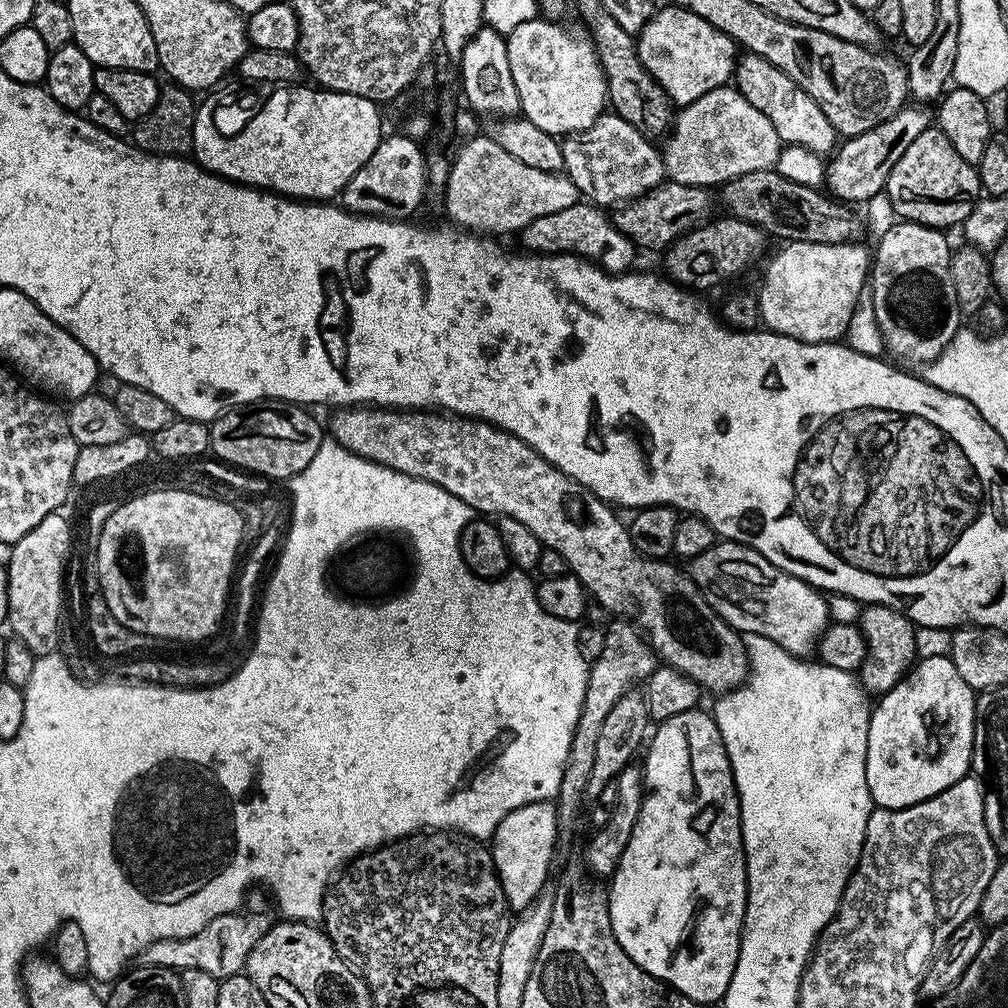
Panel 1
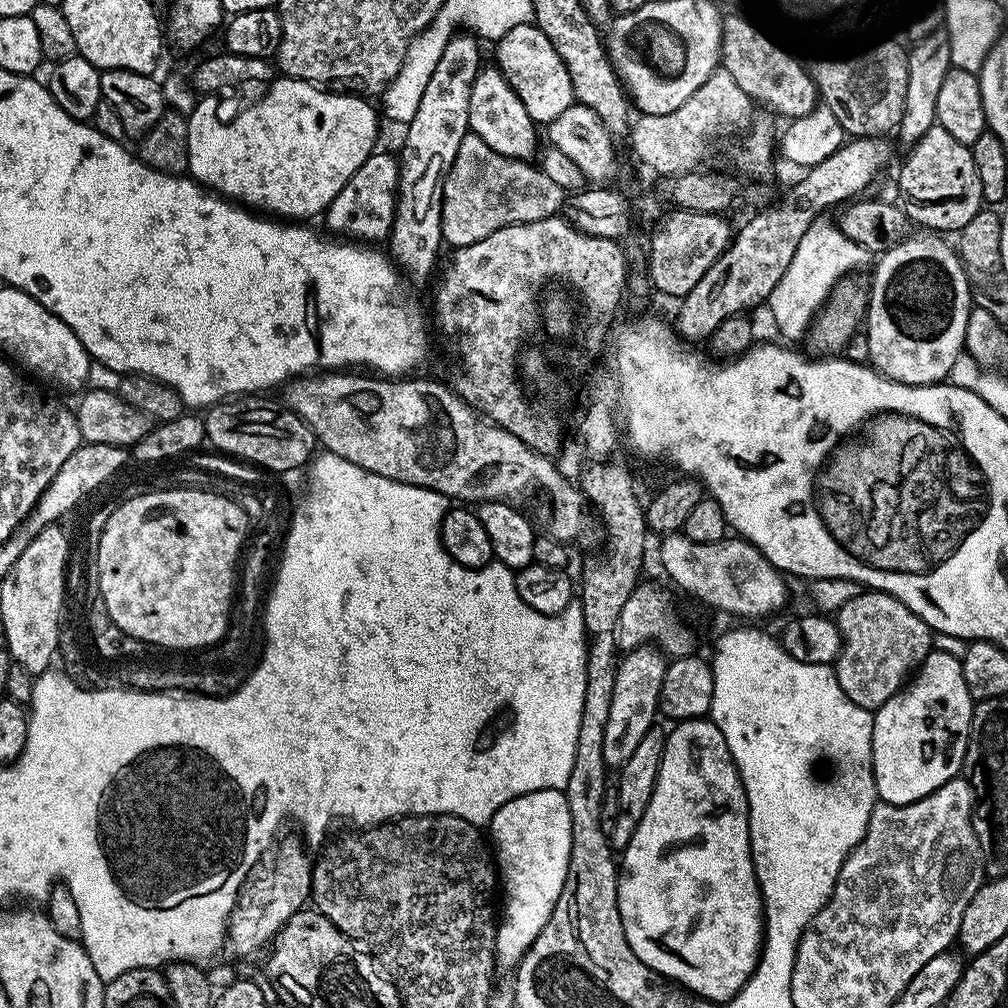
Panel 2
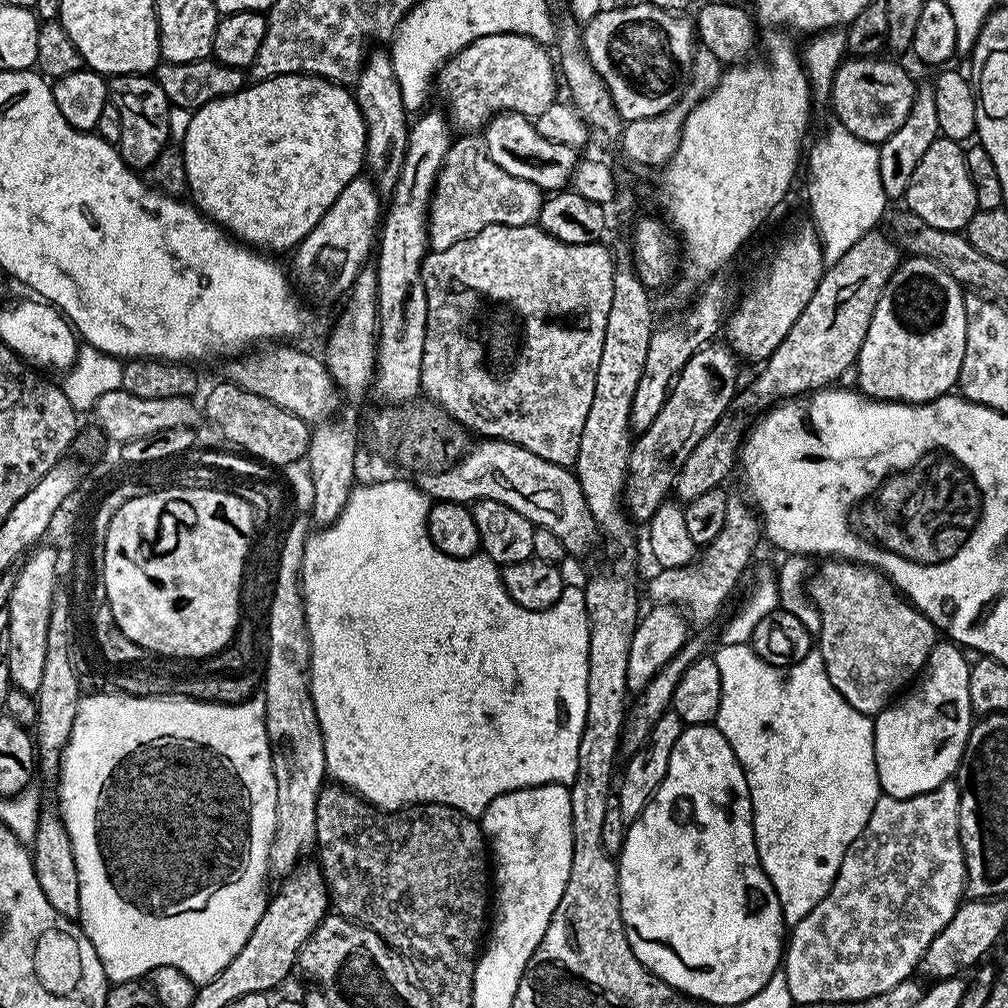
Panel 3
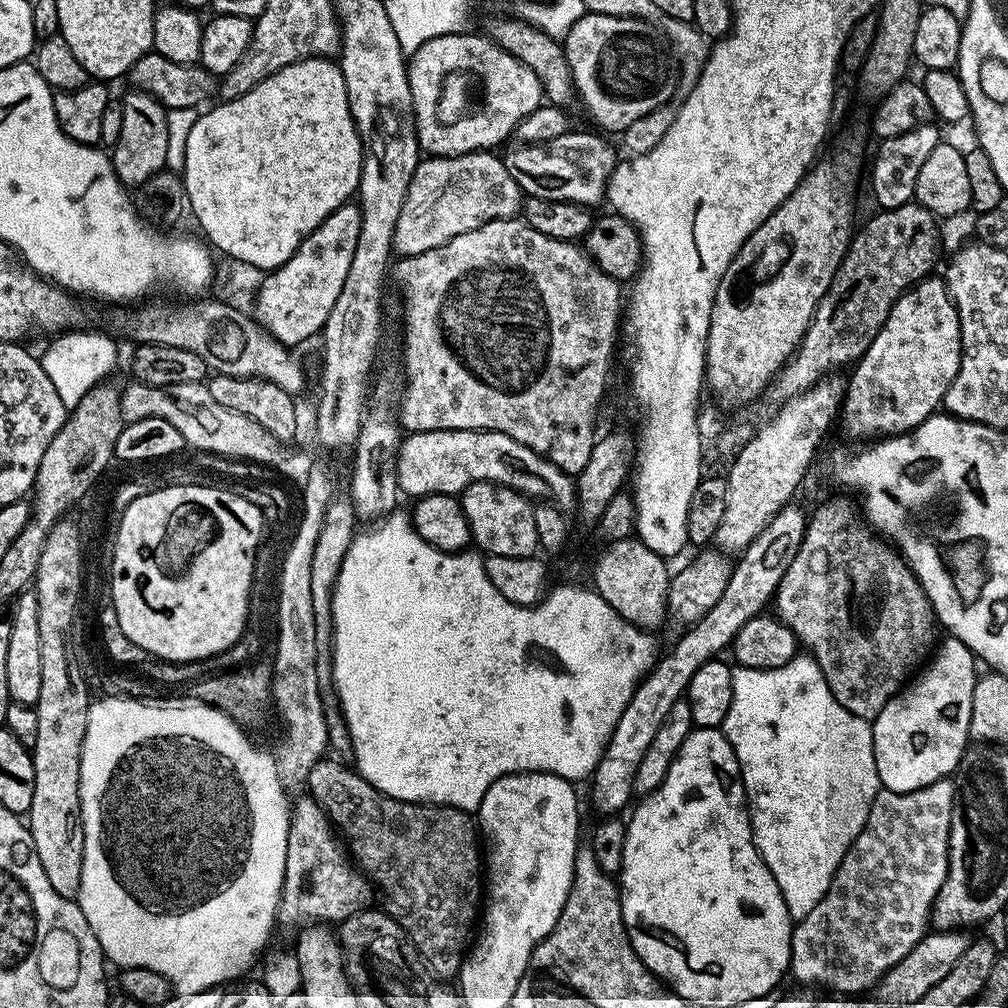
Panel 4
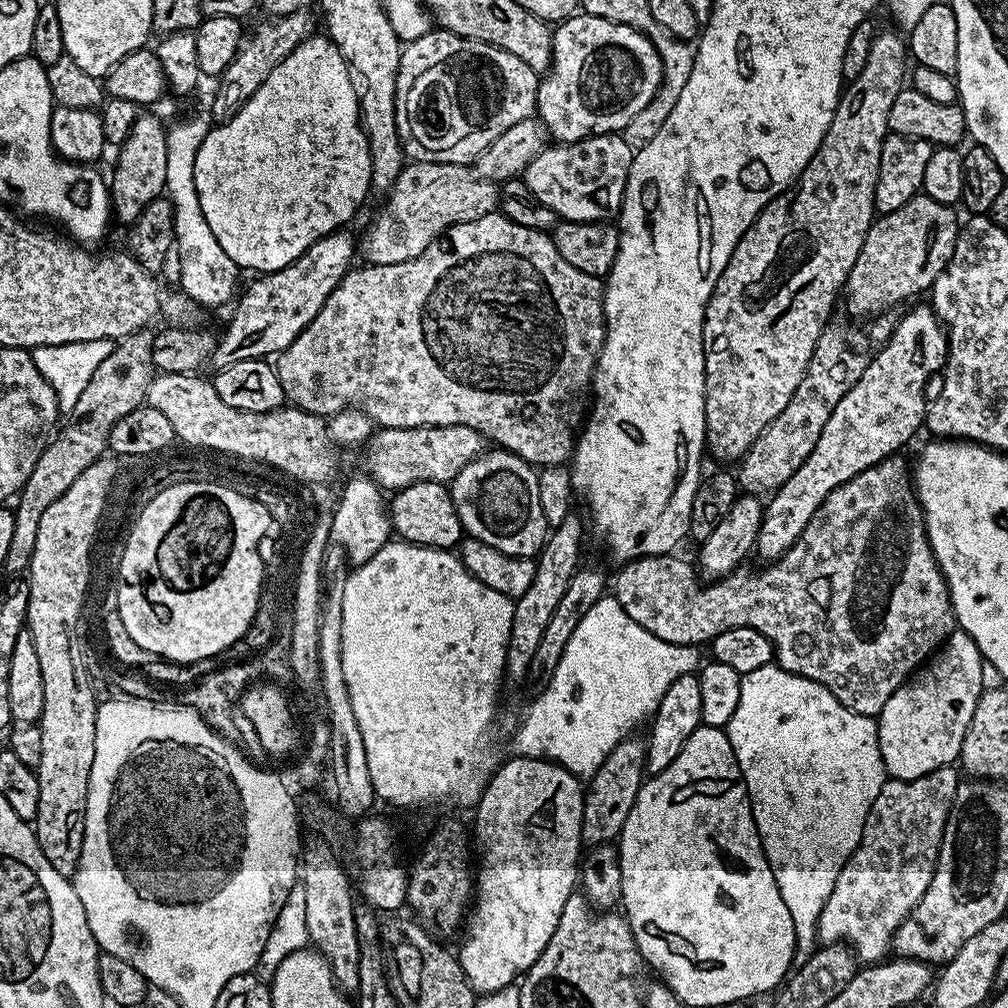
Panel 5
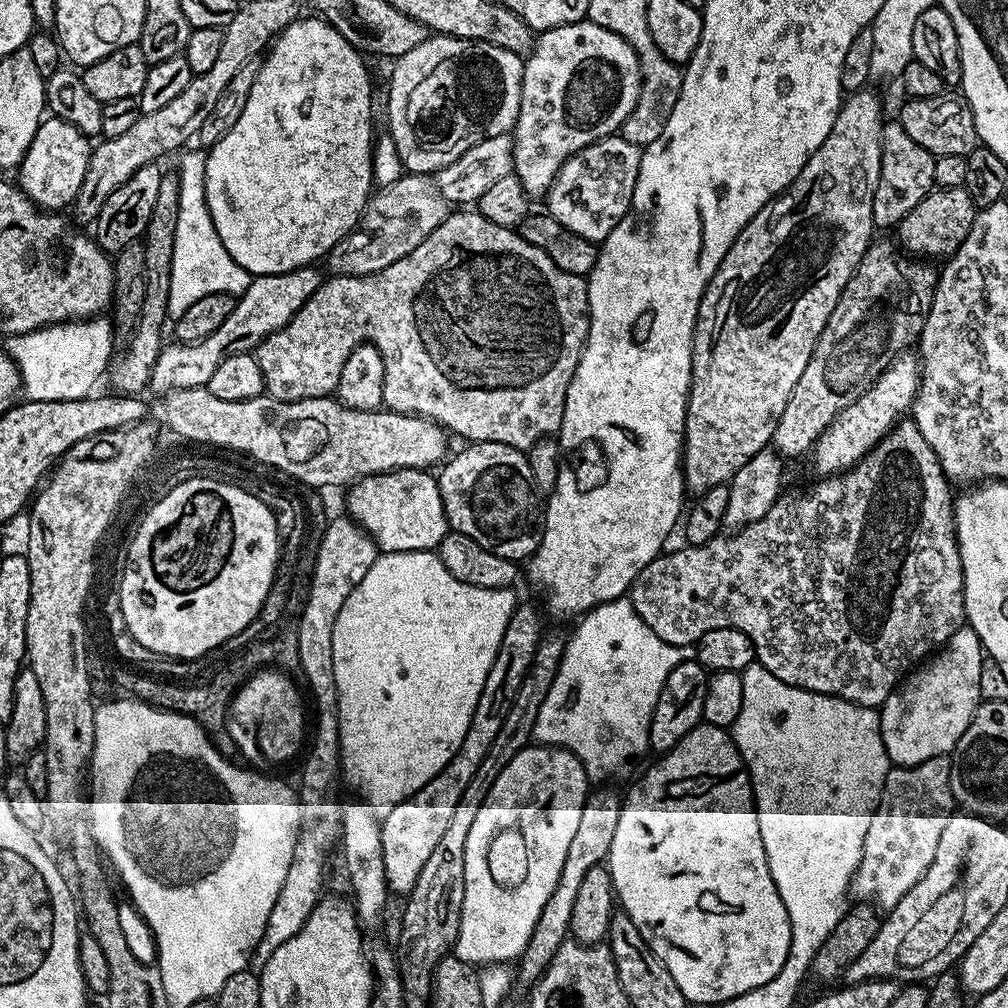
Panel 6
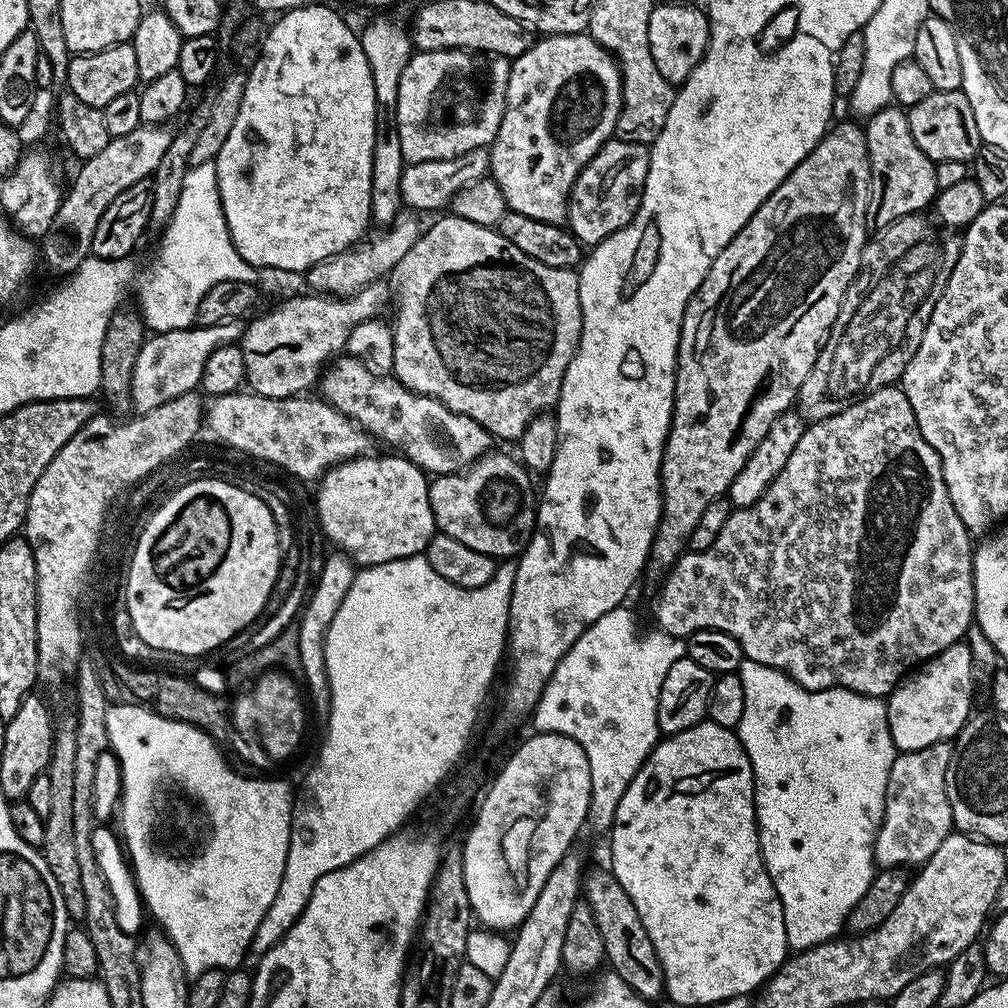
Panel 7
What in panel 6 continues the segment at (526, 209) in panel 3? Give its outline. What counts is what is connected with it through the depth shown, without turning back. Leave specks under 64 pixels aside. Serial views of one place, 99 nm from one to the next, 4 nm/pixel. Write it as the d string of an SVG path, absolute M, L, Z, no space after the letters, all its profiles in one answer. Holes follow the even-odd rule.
M424 174L401 175L399 180L383 185L369 199L364 213L360 215L358 227L346 238L342 238L342 242L338 242L338 246L334 246L328 251L326 265L328 264L329 269L327 271L334 276L369 276L375 272L386 270L386 266L398 262L398 258L406 258L406 254L410 254L410 250L422 246L422 242L449 214L450 205L447 200L440 197L435 179Z

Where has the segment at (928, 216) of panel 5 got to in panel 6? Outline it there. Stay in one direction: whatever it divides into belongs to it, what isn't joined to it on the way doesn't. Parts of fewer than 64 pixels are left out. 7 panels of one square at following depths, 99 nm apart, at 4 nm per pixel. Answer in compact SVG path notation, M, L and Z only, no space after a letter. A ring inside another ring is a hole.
M936 188L929 192L910 214L900 219L899 243L916 258L932 258L928 256L944 256L951 258L966 242L966 234L970 234L970 226L974 226L974 218L978 209L974 198L970 198L968 191L962 188Z

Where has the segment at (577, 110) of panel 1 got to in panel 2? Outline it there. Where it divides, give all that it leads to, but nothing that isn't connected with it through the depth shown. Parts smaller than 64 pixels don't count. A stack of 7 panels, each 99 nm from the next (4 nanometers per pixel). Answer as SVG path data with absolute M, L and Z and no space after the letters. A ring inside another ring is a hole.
M535 23L514 26L502 39L495 41L495 67L508 79L508 85L522 98L522 106L526 106L526 114L537 125L546 126L562 110L574 103L570 74L566 74L566 66L562 58L558 58L558 50L550 46L550 38L542 34L542 30Z

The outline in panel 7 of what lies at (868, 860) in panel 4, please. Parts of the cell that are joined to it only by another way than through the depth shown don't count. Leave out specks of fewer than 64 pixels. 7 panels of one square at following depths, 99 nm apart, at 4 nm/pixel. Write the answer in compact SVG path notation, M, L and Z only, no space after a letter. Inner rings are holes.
M949 741L934 742L922 750L900 752L894 766L890 766L890 778L886 782L886 806L876 841L872 844L872 859L881 869L907 869L907 864L919 866L928 860L942 846L947 836L952 835L952 811L950 798L946 798L946 770L950 770L952 744Z

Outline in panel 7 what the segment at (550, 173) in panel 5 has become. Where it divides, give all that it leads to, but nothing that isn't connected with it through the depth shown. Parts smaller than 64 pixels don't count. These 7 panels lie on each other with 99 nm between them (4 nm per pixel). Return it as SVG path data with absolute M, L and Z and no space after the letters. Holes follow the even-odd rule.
M610 139L580 172L568 195L567 227L584 246L595 246L607 236L622 230L634 218L642 202L642 190L648 173L647 144L635 144L625 140Z

